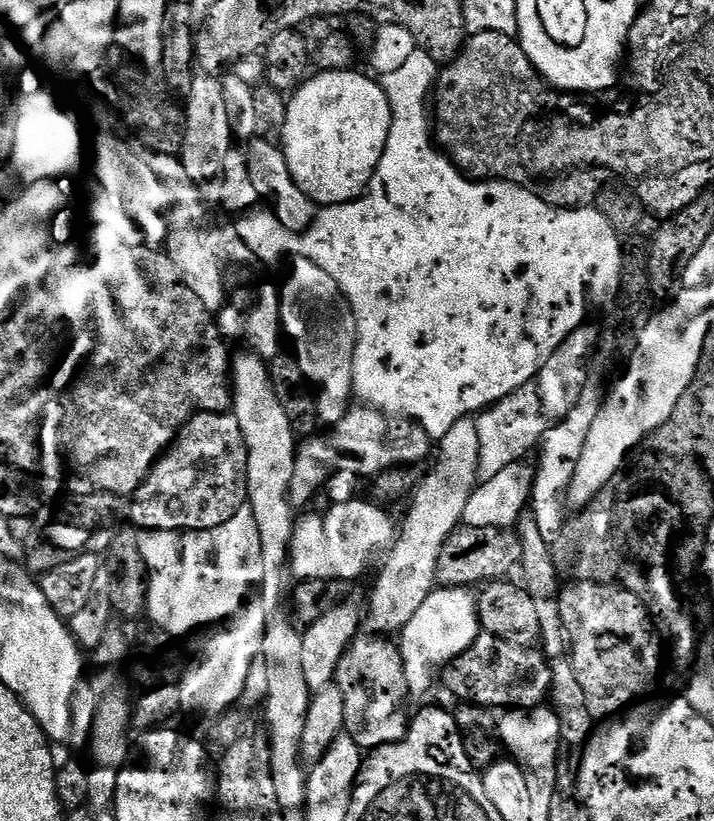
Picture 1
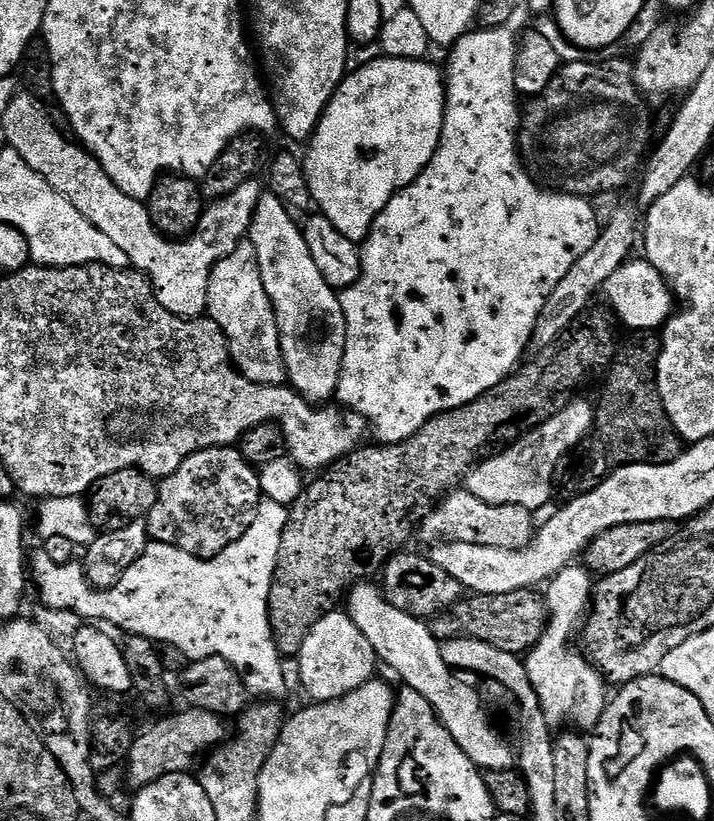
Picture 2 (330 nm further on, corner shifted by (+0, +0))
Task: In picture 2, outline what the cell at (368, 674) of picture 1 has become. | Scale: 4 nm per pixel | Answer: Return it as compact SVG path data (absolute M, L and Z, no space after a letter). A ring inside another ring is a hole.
M344 610L326 614L321 620L314 622L314 626L308 631L302 642L302 650L298 659L302 670L300 686L303 695L308 695L307 699L312 702L337 700L350 694L354 690L358 690L358 686L362 686L368 680L373 679L377 675L376 668L378 669L374 646L370 646L370 642L366 642L366 634L362 634L362 630L358 630L358 626L354 626L354 622Z

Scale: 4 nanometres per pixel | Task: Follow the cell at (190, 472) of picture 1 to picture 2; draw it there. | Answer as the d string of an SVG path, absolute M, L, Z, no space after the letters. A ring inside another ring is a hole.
M239 447L207 448L182 462L174 474L159 481L156 501L148 511L146 523L149 537L157 544L169 544L178 550L186 550L191 556L217 556L226 546L238 542L256 517L256 508L262 499L260 477L257 469L249 464Z

